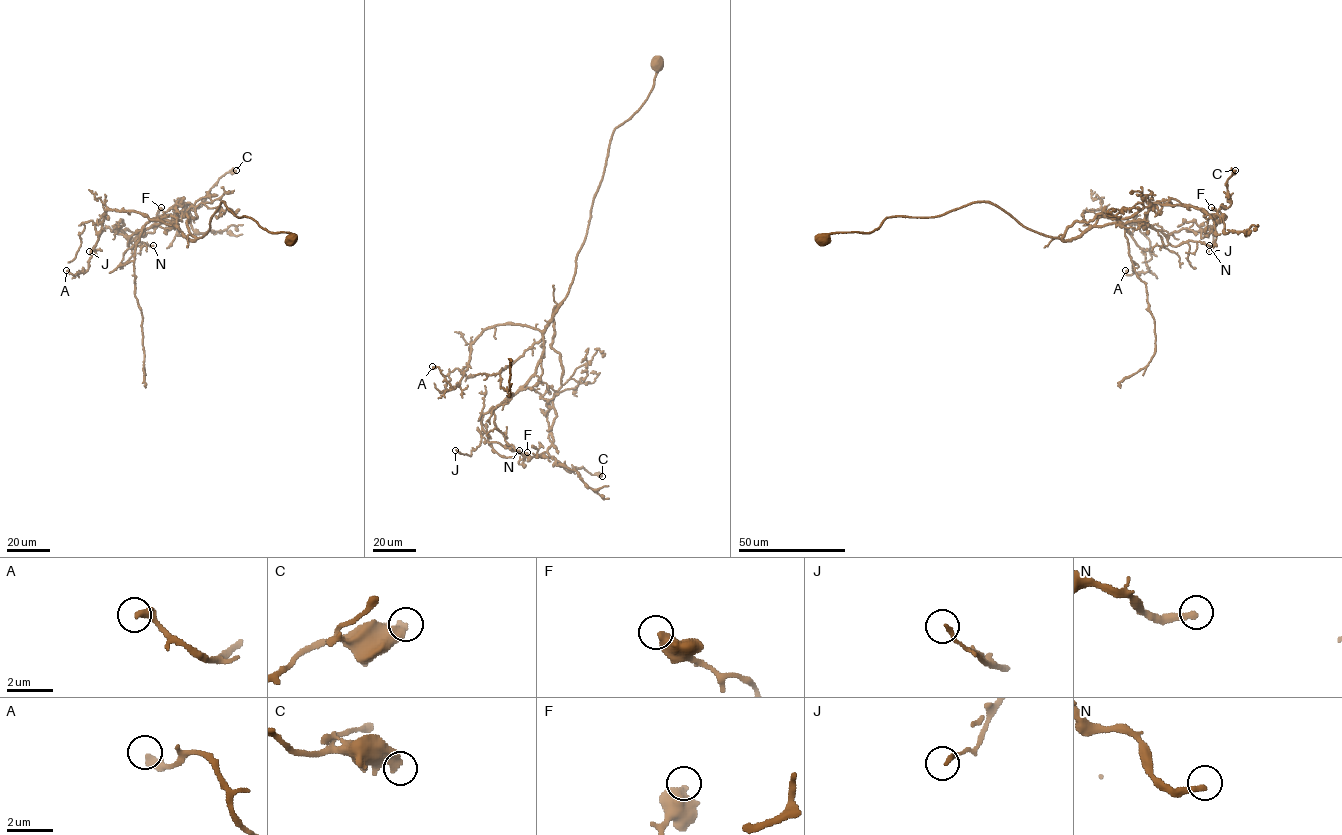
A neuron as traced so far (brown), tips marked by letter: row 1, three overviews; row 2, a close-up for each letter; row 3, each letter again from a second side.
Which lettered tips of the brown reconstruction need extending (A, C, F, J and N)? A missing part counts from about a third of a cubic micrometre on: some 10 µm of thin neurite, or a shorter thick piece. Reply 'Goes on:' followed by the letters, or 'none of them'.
Goes on: A

